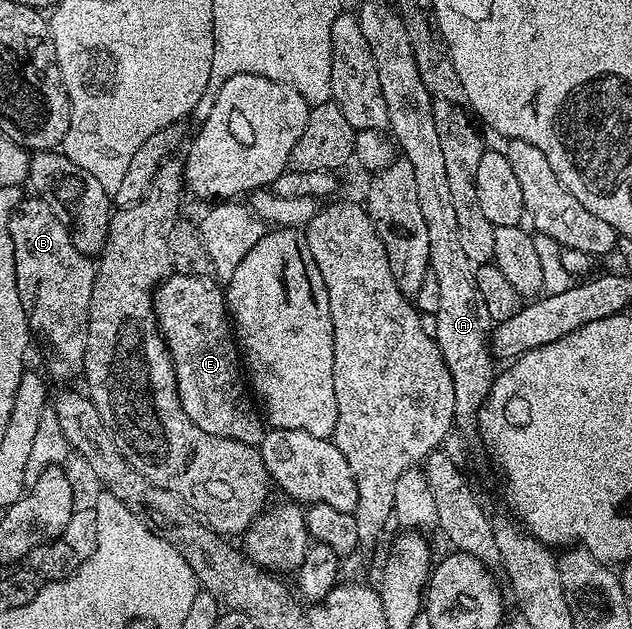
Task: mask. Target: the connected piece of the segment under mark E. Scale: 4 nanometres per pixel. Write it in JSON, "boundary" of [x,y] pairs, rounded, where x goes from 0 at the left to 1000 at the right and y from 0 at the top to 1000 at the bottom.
{"boundary":[[[274,432],[247,458],[241,486],[253,515],[253,531],[272,566],[278,620],[294,660],[301,660],[326,692],[410,709],[421,676],[383,591],[383,561],[370,534],[356,461],[340,445]]]}

